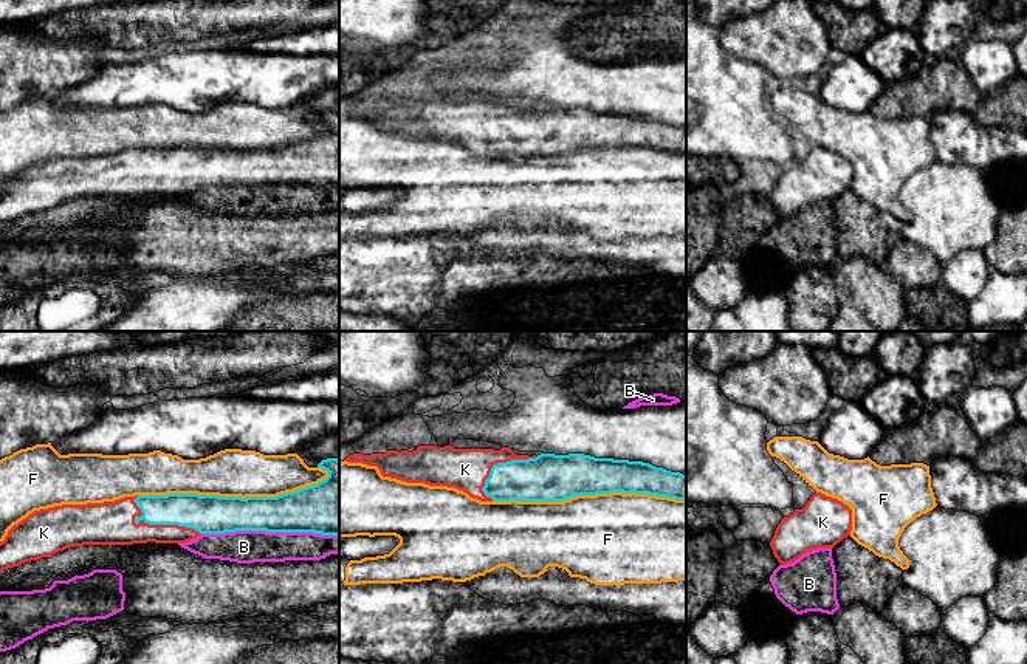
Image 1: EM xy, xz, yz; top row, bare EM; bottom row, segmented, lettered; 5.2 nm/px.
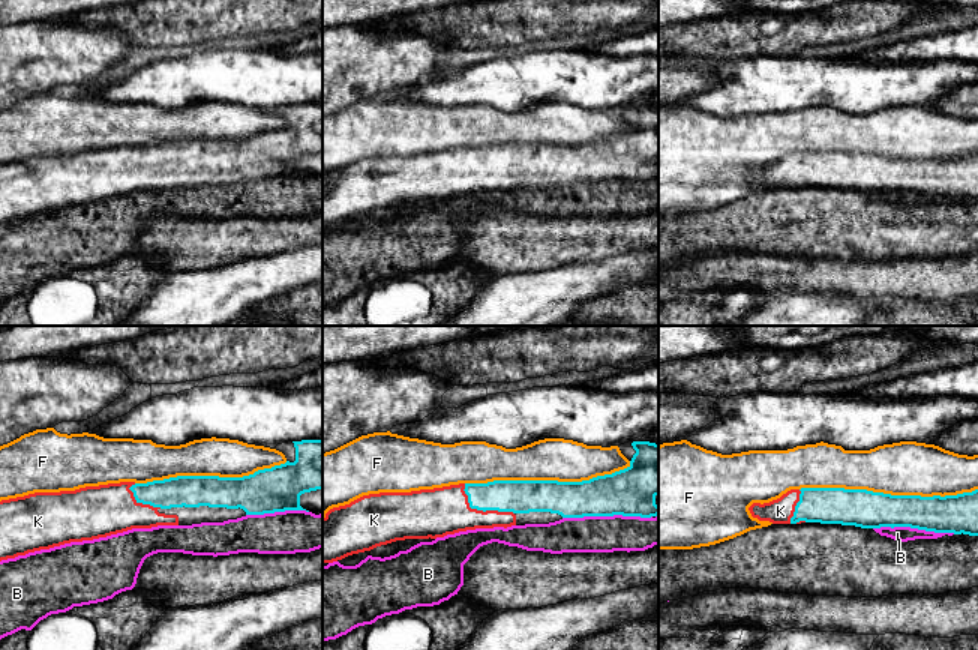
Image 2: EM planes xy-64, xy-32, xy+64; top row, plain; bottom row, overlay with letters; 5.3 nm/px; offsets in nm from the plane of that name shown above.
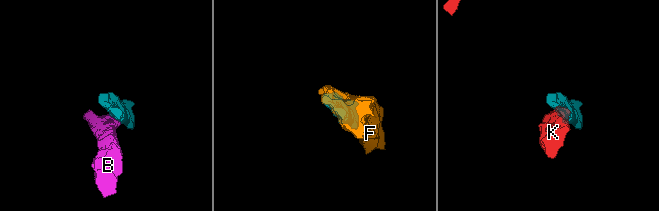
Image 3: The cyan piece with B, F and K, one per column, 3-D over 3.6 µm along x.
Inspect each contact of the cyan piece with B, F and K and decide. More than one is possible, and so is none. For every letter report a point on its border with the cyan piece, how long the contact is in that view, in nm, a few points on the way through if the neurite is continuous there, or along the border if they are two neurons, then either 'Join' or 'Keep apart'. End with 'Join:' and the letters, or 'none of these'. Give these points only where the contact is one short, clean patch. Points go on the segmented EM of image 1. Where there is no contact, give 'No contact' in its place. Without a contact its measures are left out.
B: Touches cyan at xy (270, 531). Shared border 700 nm. Keep apart
F: Touches cyan at xy (234, 497). Shared border 1000 nm. Keep apart
K: Touches cyan at xy (161, 523). Shared border 400 nm. Path across: xy (208, 514), (161, 523), (113, 522). Join
Join: K

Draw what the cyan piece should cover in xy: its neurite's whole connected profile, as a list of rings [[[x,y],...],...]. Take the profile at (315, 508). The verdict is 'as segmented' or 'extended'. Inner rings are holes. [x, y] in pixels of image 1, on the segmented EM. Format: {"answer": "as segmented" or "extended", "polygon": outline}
{"answer": "extended", "polygon": [[[322,460],[318,467],[328,472],[325,480],[277,497],[135,495],[34,511],[14,525],[0,542],[0,571],[84,545],[186,543],[201,534],[235,531],[314,532],[339,537],[339,460]]]}

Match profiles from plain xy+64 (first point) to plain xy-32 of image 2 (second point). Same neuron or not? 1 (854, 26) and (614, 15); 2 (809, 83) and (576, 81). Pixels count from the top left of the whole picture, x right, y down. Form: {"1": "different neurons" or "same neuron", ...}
{"1": "same neuron", "2": "same neuron"}

